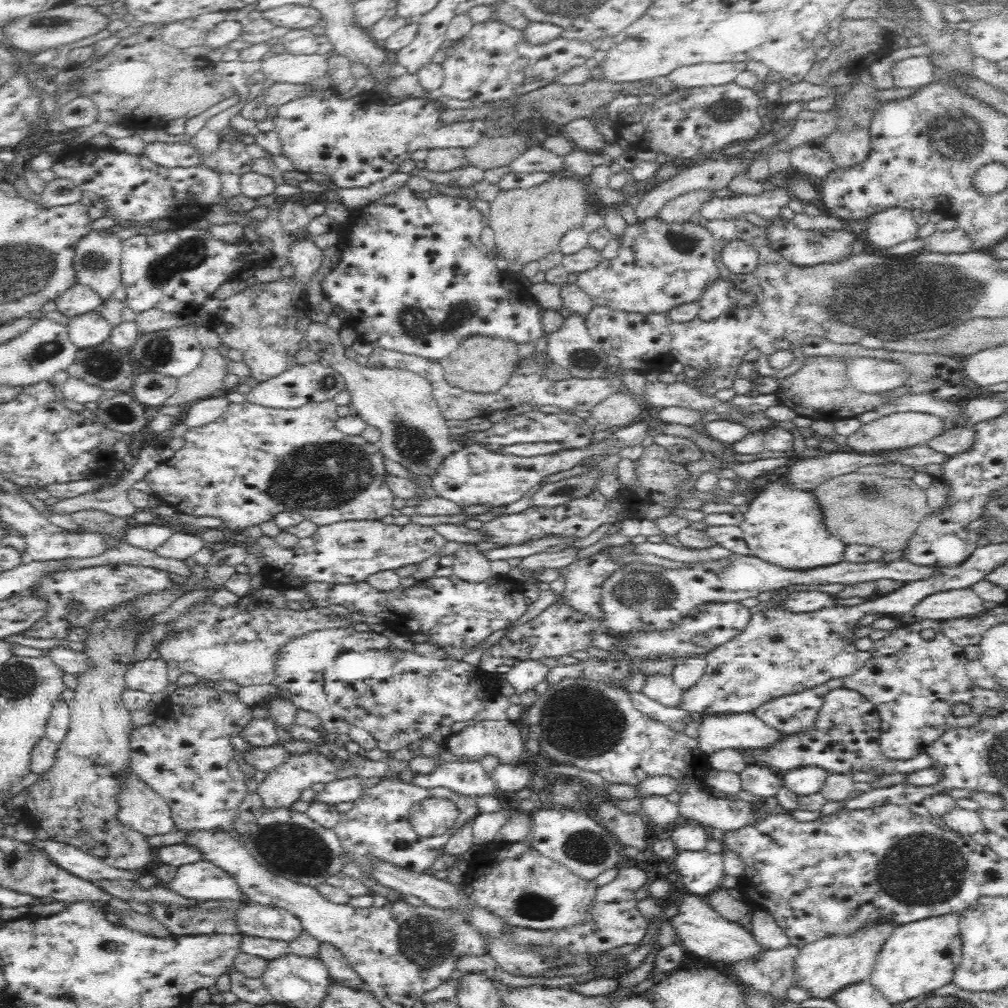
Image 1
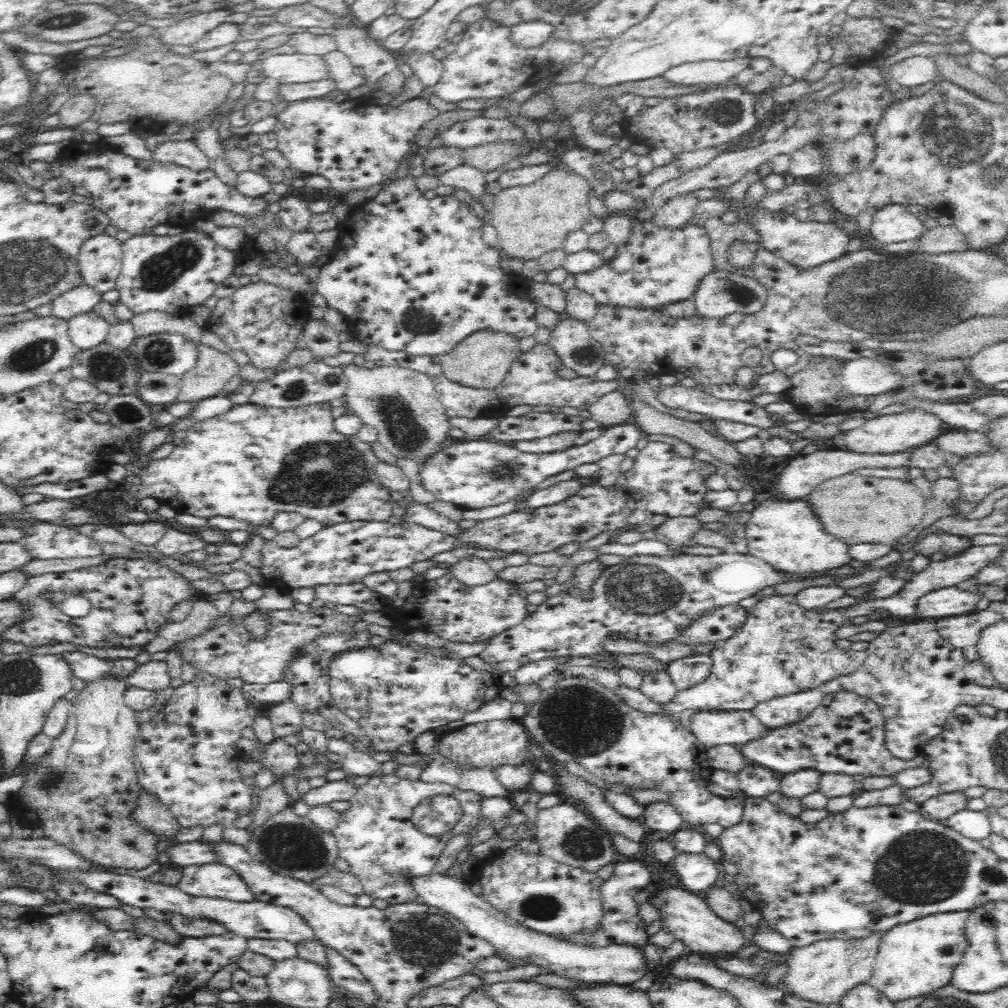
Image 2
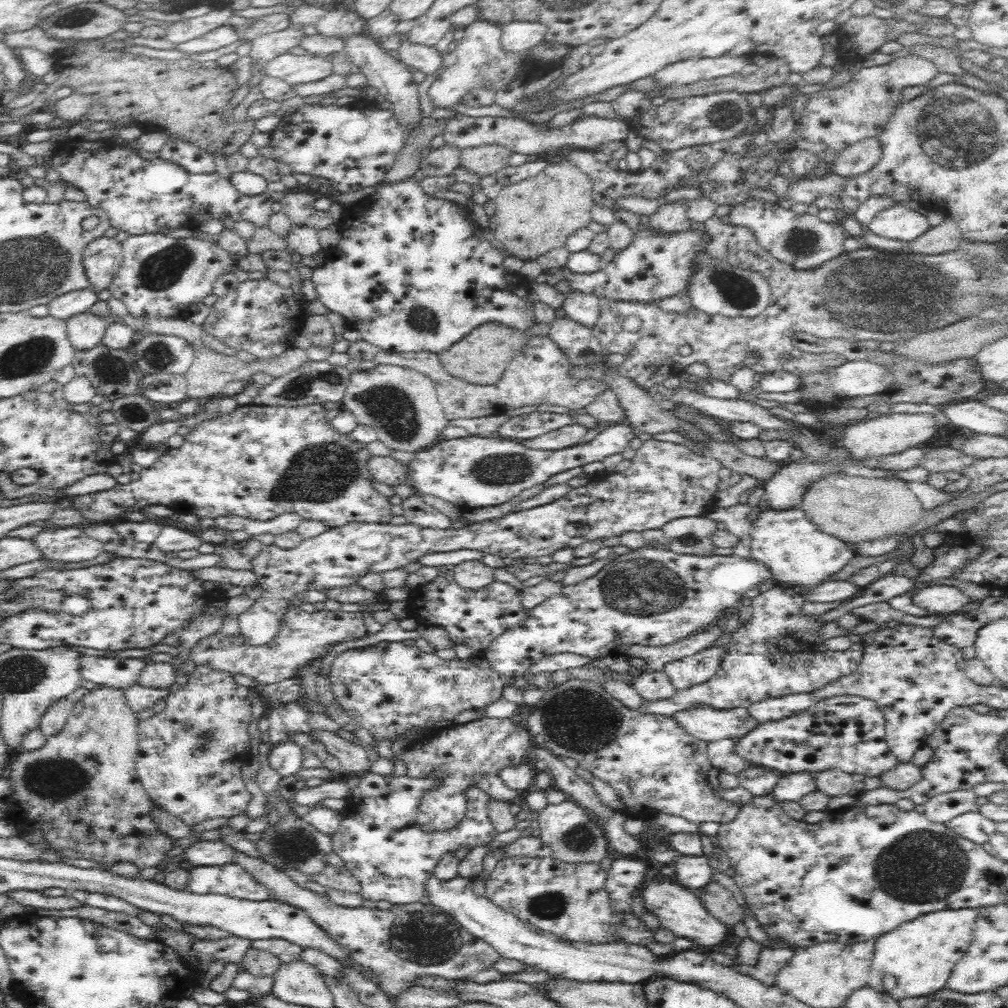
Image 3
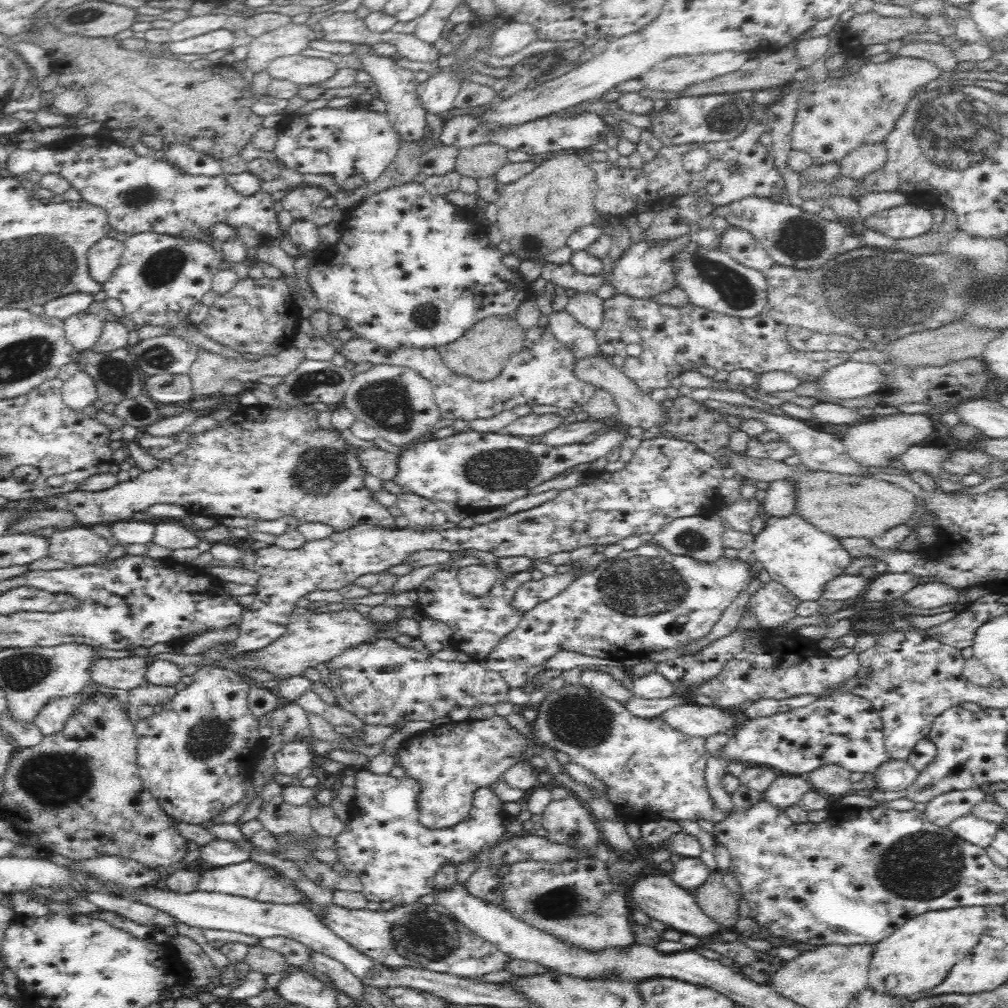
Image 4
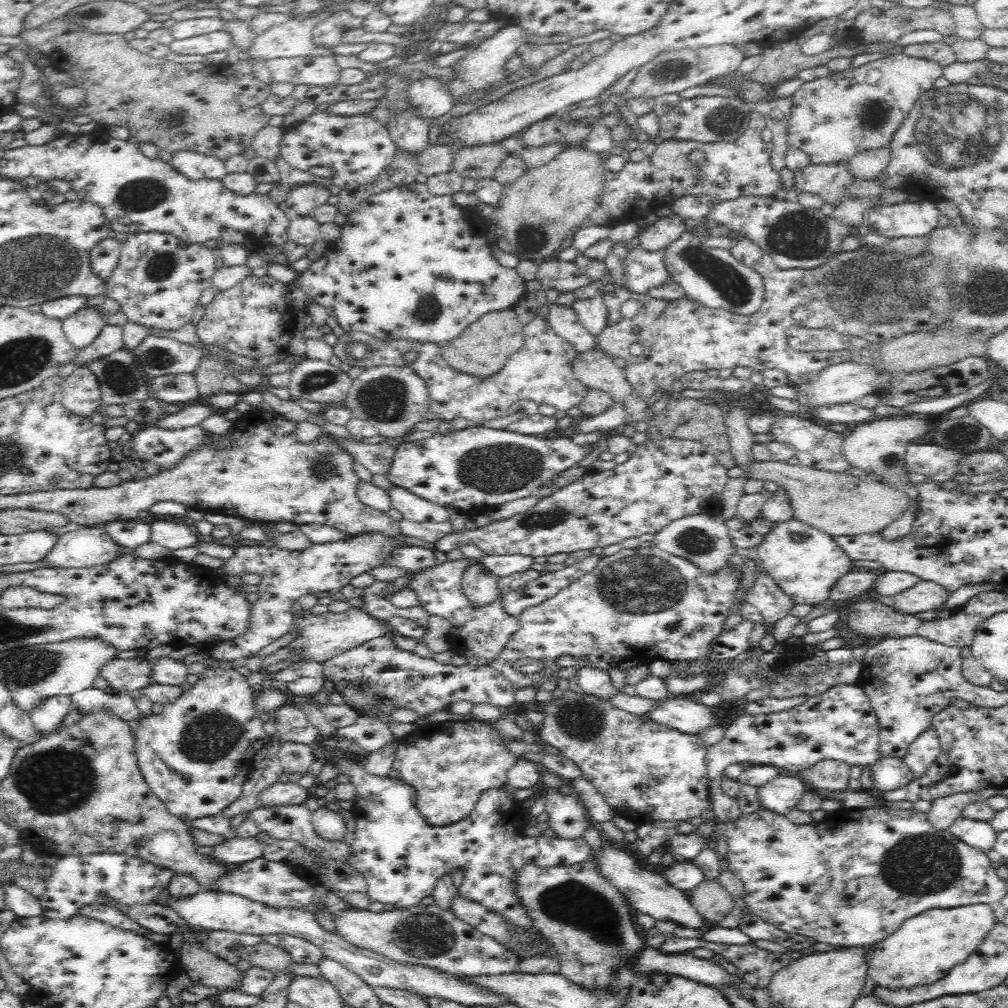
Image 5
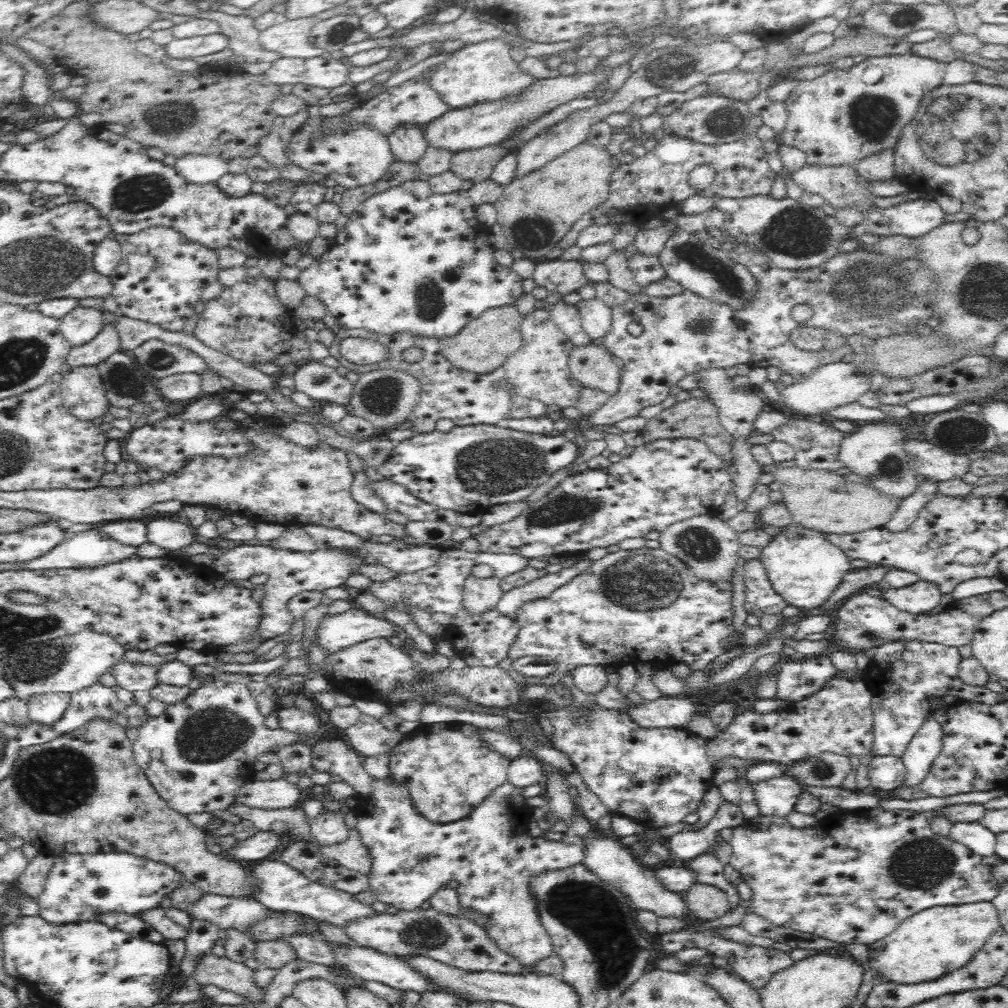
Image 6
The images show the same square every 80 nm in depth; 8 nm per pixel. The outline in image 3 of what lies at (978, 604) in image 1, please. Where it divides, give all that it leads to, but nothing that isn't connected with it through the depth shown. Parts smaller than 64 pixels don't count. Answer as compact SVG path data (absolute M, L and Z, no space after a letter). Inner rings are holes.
M932 585L920 589L913 597L913 603L926 615L953 615L962 612L962 608L971 598L954 586Z

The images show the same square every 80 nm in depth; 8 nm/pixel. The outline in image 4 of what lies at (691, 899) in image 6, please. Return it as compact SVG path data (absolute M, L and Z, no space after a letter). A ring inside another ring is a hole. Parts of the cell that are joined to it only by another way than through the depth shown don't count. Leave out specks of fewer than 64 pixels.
M712 873L709 880L693 891L699 907L723 929L732 930L740 920L737 898L724 883L722 876Z

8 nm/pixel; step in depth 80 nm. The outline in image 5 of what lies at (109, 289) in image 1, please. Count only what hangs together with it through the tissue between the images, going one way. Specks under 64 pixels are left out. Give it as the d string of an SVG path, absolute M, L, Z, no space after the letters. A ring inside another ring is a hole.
M112 237L100 240L89 253L92 273L103 282L108 281L117 268L121 252L121 240Z

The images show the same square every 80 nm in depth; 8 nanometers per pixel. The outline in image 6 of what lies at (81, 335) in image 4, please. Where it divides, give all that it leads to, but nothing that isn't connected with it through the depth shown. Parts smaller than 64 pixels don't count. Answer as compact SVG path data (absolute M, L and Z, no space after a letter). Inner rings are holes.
M74 308L70 314L59 320L62 336L73 347L88 344L102 332L106 324L102 320L102 313L94 308Z

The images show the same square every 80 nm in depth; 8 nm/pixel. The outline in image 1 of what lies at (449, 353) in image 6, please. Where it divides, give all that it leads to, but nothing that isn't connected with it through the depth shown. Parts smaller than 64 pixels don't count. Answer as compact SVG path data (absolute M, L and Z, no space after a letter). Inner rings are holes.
M485 336L464 339L454 352L438 361L449 386L473 394L496 394L502 386L510 382L517 362L518 346L514 341Z

